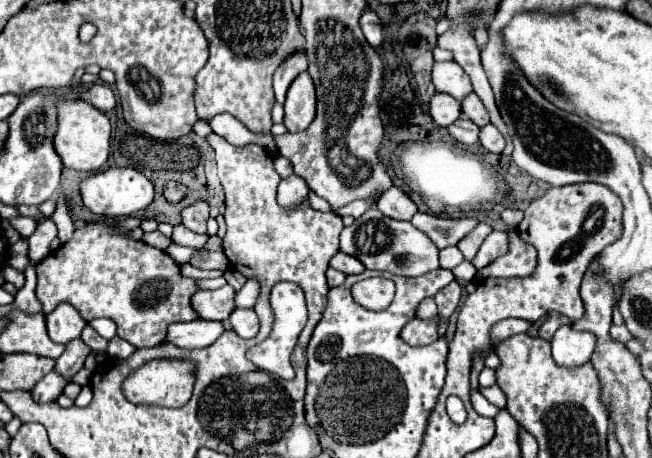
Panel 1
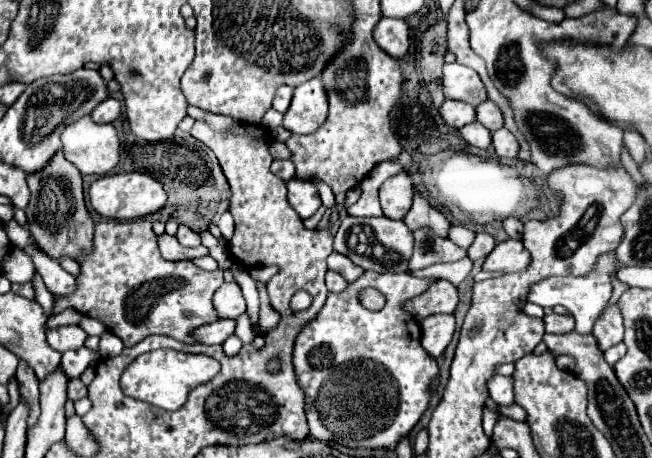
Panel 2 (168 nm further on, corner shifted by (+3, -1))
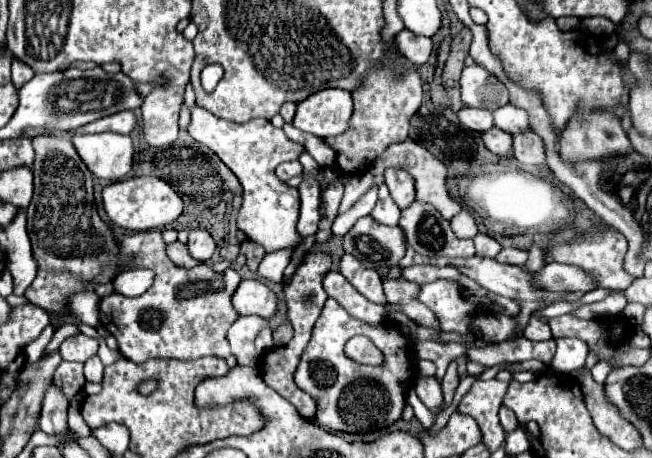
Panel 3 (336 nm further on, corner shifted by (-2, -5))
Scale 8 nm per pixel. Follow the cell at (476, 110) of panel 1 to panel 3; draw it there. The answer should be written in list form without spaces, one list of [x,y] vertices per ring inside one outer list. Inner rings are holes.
[[[504,104],[498,110],[494,110],[494,126],[504,132],[510,132],[510,134],[526,132],[526,130],[530,130],[528,112],[514,104]]]

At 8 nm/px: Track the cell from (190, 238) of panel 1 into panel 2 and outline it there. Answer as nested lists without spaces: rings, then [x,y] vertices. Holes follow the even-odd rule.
[[[179,226],[179,230],[177,230],[177,240],[179,240],[179,244],[183,244],[183,246],[199,246],[199,244],[201,244],[199,234],[193,232],[193,230],[187,228],[187,226]]]

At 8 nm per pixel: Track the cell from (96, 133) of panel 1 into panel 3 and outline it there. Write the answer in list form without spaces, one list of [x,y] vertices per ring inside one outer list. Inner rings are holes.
[[[110,132],[86,134],[74,136],[72,144],[96,178],[116,182],[132,170],[134,146],[130,136]]]

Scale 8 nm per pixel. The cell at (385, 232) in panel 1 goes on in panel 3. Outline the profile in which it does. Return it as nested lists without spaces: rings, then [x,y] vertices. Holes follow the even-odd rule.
[[[364,216],[344,236],[344,252],[354,254],[366,268],[384,274],[386,268],[398,266],[398,260],[406,254],[406,246],[398,226],[386,226],[372,216]]]

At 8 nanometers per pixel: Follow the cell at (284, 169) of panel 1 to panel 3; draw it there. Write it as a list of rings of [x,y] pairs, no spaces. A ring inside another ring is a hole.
[[[294,160],[294,162],[282,162],[282,164],[276,168],[276,176],[278,176],[282,182],[286,182],[286,180],[292,178],[292,176],[300,176],[300,174],[302,174],[302,166],[300,166],[298,160]]]

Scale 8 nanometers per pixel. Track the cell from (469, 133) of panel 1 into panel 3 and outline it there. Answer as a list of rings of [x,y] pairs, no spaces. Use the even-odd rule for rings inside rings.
[[[490,128],[488,132],[484,132],[482,140],[486,148],[498,156],[508,156],[512,152],[512,136],[498,128]]]

